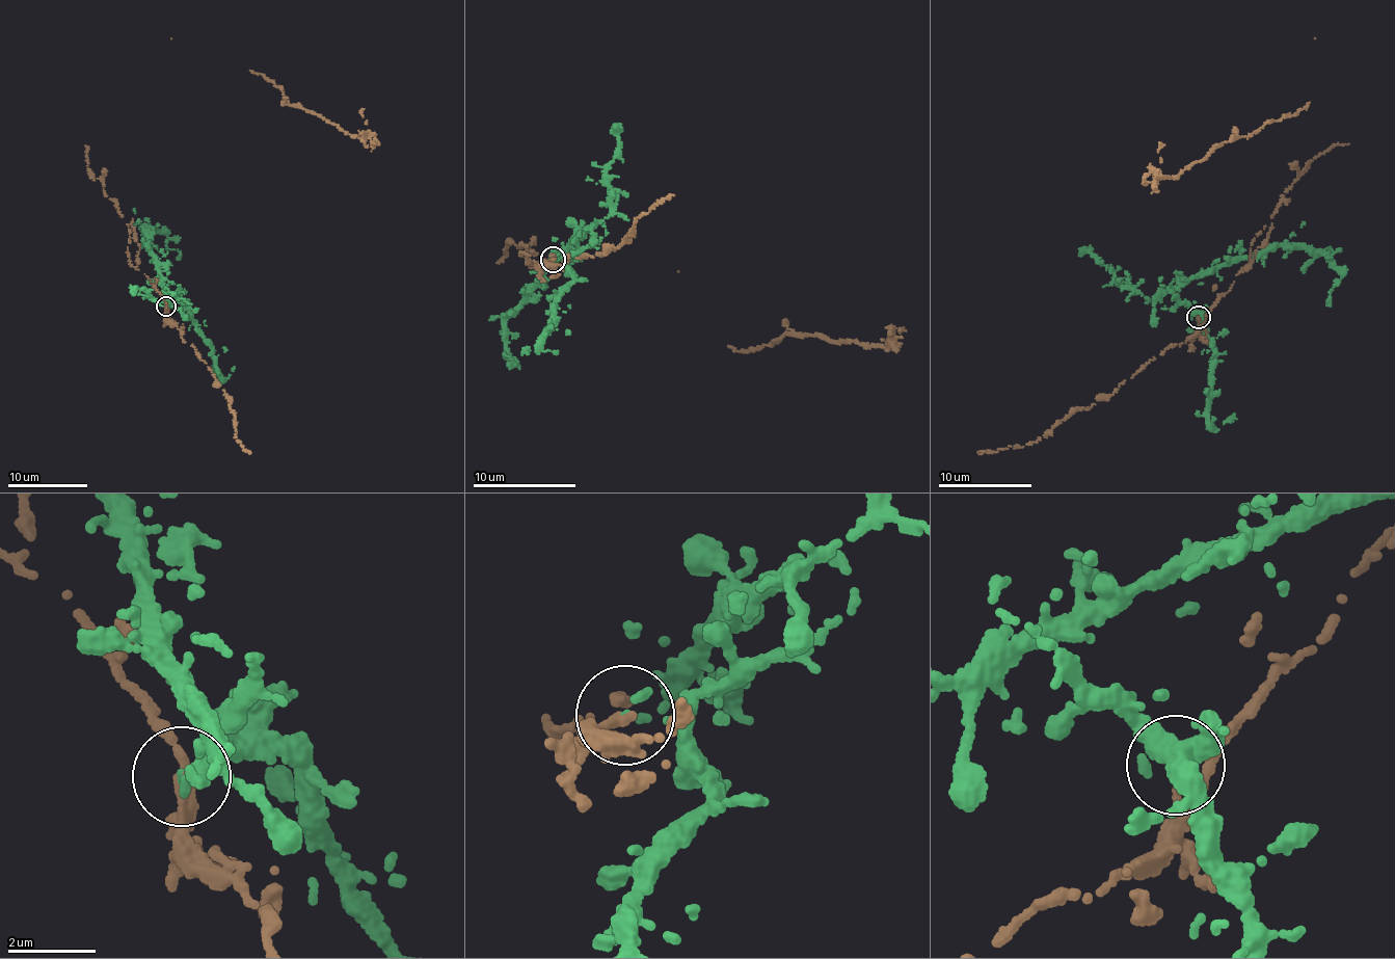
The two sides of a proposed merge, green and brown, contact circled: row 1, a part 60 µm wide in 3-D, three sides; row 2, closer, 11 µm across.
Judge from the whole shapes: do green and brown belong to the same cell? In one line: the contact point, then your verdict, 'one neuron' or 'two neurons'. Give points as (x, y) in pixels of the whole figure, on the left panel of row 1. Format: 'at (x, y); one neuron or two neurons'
at (166, 307); two neurons

